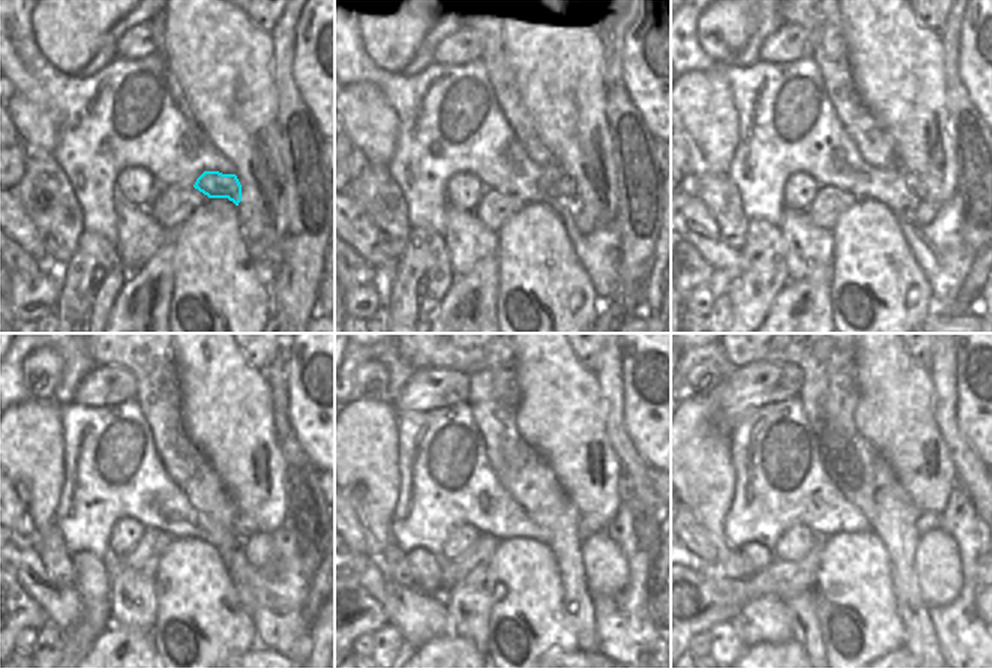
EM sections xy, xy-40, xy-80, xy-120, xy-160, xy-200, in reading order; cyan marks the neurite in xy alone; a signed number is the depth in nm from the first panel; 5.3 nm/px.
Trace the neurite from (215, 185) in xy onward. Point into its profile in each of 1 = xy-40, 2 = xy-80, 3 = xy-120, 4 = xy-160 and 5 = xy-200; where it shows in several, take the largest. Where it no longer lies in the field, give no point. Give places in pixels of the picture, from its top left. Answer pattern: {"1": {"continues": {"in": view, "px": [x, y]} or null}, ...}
{"1": {"continues": {"in": "xy-40", "px": [565, 194]}}, "2": {"continues": {"in": "xy-80", "px": [914, 192]}}, "3": {"continues": {"in": "xy-120", "px": [243, 527]}}, "4": {"continues": {"in": "xy-160", "px": [589, 524]}}, "5": {"continues": {"in": "xy-200", "px": [926, 523]}}}

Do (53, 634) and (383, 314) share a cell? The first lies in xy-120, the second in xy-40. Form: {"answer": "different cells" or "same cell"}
{"answer": "same cell"}

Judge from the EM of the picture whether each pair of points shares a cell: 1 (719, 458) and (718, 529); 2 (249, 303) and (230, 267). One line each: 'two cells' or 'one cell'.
1: one cell
2: one cell

